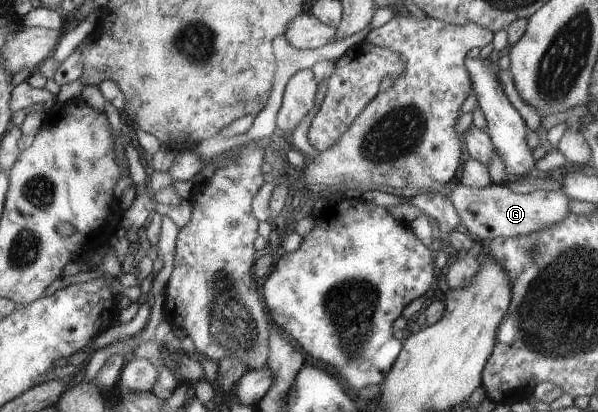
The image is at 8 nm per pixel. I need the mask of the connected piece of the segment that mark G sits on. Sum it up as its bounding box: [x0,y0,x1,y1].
[450,182,571,241]

